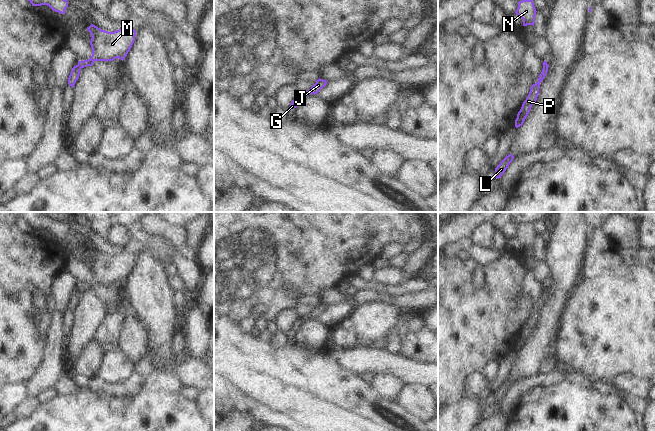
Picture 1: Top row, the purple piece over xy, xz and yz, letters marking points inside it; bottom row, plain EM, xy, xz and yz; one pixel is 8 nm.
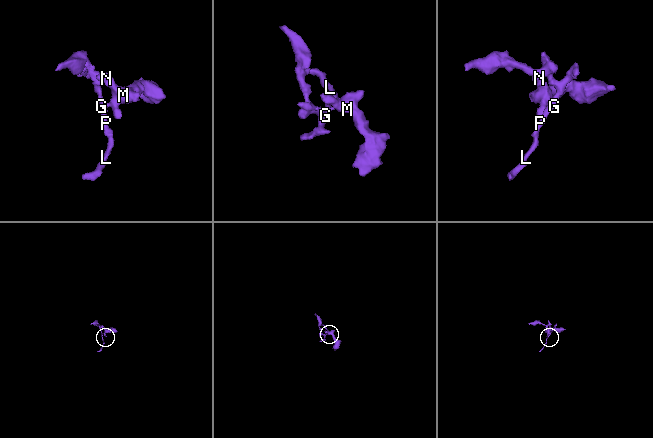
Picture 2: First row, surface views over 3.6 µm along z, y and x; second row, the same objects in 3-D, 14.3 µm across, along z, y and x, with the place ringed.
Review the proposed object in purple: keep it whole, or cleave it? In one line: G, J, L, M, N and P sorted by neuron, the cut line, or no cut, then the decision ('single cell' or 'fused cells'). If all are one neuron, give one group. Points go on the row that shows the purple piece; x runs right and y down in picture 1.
G L P / J M N; cut in xz along (302, 93), (303, 96); fused cells

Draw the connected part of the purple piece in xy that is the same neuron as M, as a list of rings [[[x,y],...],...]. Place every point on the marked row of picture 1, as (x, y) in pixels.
[[[91,24],[87,30],[92,37],[90,41],[92,56],[88,60],[78,61],[80,68],[92,66],[95,61],[113,61],[116,58],[123,61],[136,36],[135,29],[129,28],[108,32]]]

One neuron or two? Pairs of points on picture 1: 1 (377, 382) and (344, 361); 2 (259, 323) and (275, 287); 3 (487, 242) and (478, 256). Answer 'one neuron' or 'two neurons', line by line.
1: two neurons
2: two neurons
3: two neurons

